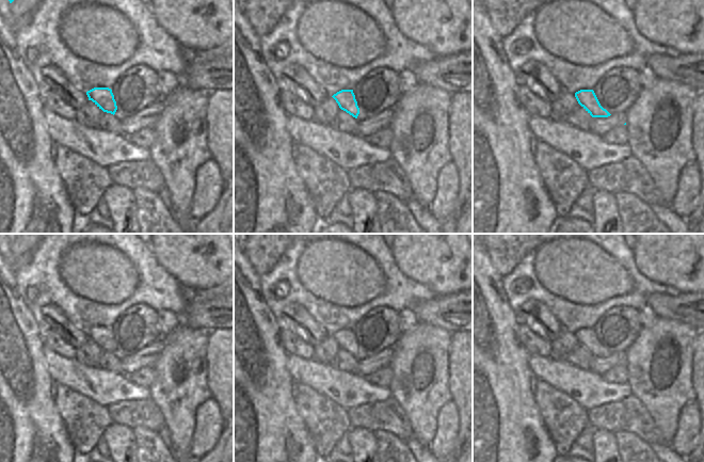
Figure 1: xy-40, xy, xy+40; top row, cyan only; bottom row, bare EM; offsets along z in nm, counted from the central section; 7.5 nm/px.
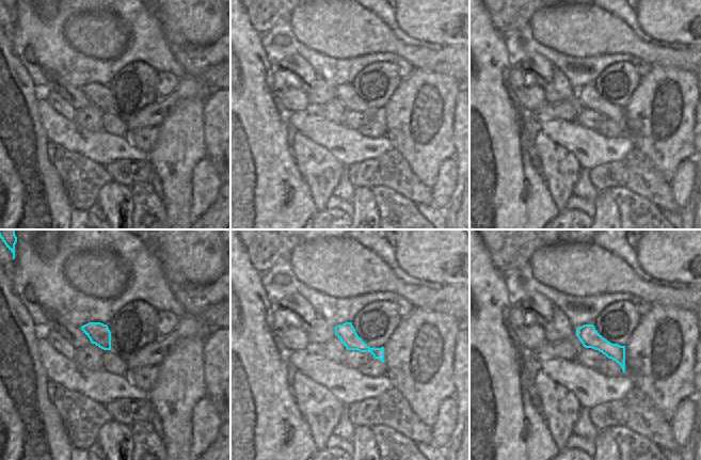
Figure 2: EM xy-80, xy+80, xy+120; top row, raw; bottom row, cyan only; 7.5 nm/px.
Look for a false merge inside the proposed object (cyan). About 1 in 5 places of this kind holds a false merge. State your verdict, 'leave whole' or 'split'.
leave whole

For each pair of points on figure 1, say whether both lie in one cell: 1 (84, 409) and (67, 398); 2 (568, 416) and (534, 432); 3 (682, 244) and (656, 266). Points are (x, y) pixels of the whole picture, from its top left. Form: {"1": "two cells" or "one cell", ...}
{"1": "one cell", "2": "two cells", "3": "one cell"}

